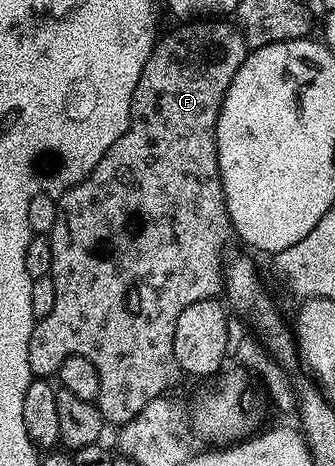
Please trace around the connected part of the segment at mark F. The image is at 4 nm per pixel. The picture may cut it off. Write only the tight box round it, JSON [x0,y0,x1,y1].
[27,18,247,425]

